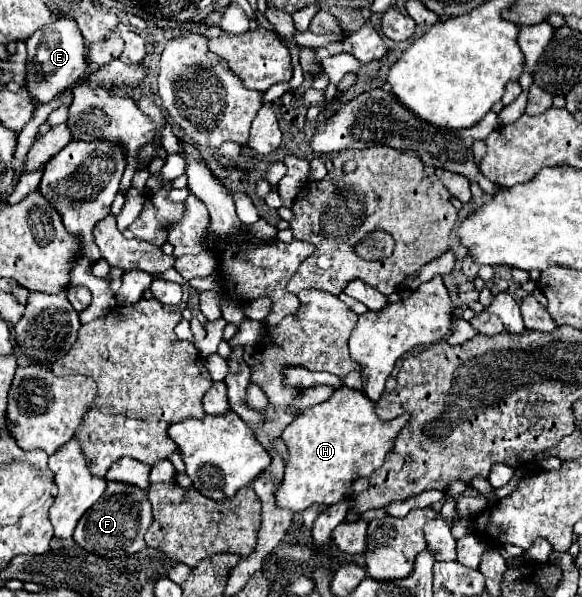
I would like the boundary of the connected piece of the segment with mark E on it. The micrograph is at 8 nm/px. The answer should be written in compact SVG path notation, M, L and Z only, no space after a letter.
M56 18L50 26L34 32L28 40L28 68L26 68L26 88L30 96L38 102L50 102L62 90L70 88L86 70L86 40L74 24L74 18Z

